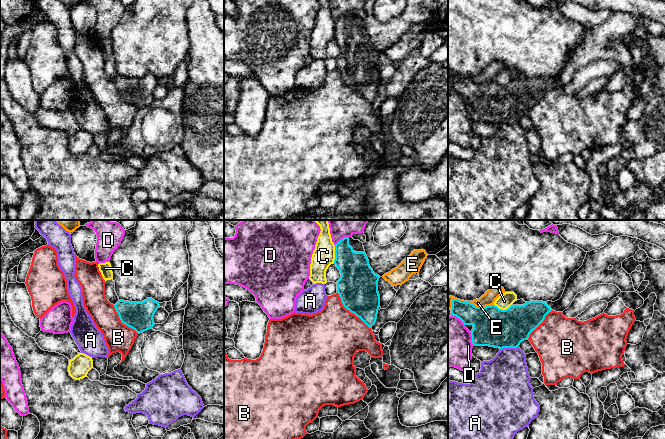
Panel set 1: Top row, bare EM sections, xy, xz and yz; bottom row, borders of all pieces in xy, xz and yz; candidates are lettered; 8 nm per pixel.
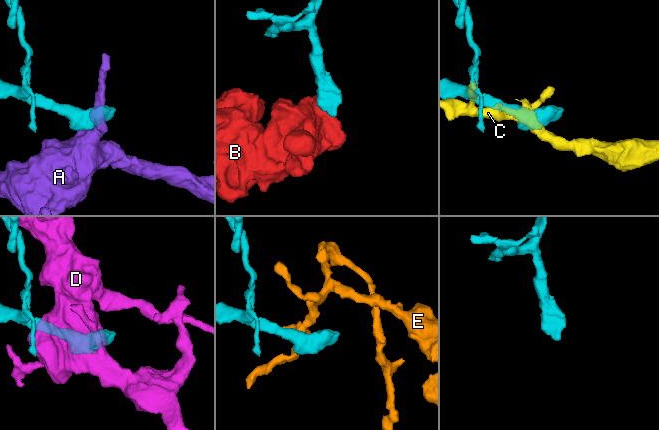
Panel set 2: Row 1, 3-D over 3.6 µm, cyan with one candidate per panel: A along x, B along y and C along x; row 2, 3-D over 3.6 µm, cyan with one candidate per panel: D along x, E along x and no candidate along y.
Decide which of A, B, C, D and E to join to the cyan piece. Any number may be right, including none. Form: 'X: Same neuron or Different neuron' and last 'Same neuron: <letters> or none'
A: Different neuron
B: Different neuron
C: Different neuron
D: Different neuron
E: Different neuron
Same neuron: none

